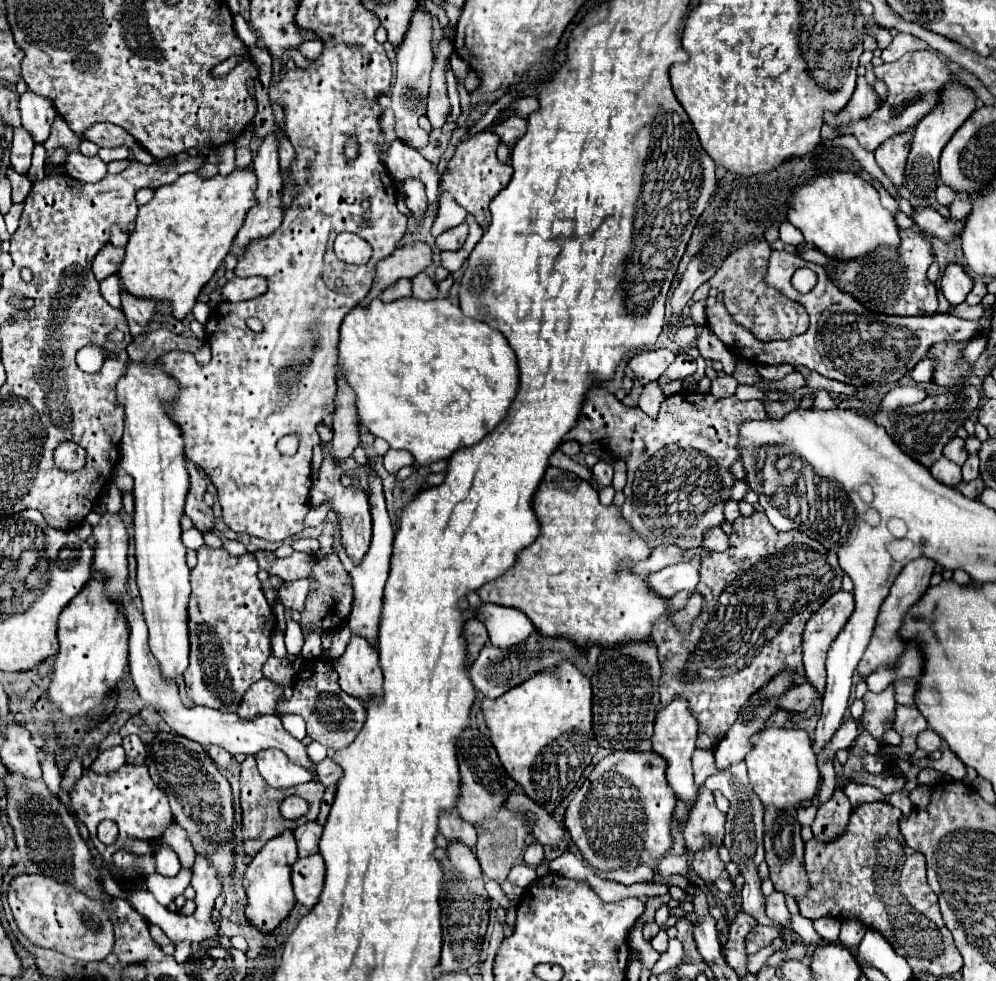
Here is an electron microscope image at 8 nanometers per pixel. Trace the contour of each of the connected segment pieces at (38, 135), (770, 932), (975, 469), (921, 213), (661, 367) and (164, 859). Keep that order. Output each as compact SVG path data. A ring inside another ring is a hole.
M25 91L21 95L19 109L21 109L21 123L23 127L27 127L27 131L31 131L35 143L45 143L51 131L51 123L57 115L51 99L37 95L33 91Z
M757 925L749 935L747 935L747 953L757 953L759 949L767 947L775 937L781 937L781 931L777 927L763 927Z
M971 455L963 465L963 481L973 481L979 477L979 457Z
M925 207L925 209L913 209L913 221L931 237L937 237L941 241L951 241L961 235L967 217L955 221L955 219L945 219L939 215L935 209Z
M653 349L653 351L637 353L629 361L629 367L635 371L641 385L647 385L649 381L655 381L673 361L675 361L673 351L669 351L669 349Z
M157 847L157 851L153 853L153 859L155 859L155 871L159 875L175 877L179 873L179 869L181 869L179 857L171 847Z

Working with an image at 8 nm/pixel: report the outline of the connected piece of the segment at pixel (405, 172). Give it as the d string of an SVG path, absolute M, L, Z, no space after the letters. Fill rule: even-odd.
M397 139L389 147L389 159L387 159L387 171L393 179L407 179L407 177L419 177L425 183L429 207L437 207L439 199L439 173L417 149L407 147L405 143L399 143Z

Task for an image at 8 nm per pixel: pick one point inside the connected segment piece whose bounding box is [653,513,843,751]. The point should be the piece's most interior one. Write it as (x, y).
(758, 596)

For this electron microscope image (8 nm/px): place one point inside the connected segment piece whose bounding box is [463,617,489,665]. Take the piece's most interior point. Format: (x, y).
(476, 634)

